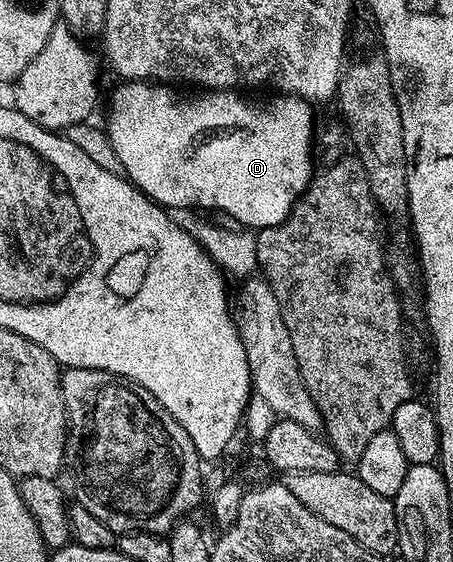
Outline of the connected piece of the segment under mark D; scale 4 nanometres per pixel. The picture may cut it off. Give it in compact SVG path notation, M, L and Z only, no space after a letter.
M123 81L120 87L111 95L111 108L107 111L107 123L105 130L107 139L111 142L113 153L117 153L117 161L123 166L122 174L130 179L140 191L144 191L149 198L154 199L160 207L170 209L173 207L190 207L207 211L220 211L223 217L235 219L244 228L262 229L264 227L276 227L293 209L293 205L303 194L303 191L311 184L313 170L311 171L311 138L316 138L315 115L312 104L305 99L298 99L295 95L276 94L276 99L267 99L264 103L258 103L255 99L246 99L246 94L236 93L231 89L207 89L203 95L182 95L179 90L171 85L164 85L159 81Z

